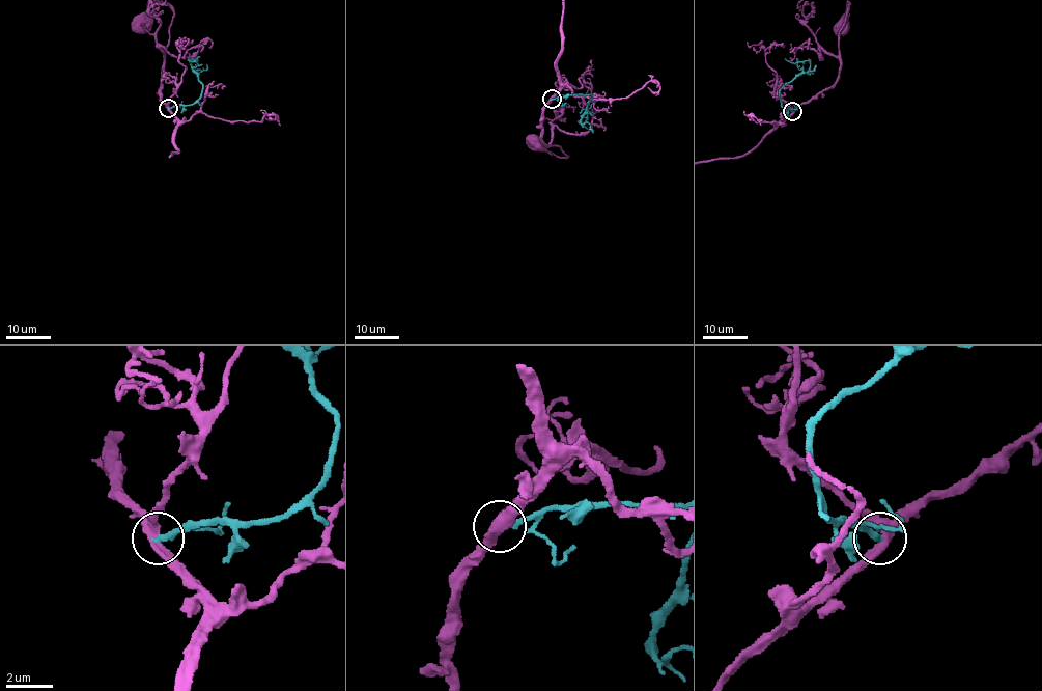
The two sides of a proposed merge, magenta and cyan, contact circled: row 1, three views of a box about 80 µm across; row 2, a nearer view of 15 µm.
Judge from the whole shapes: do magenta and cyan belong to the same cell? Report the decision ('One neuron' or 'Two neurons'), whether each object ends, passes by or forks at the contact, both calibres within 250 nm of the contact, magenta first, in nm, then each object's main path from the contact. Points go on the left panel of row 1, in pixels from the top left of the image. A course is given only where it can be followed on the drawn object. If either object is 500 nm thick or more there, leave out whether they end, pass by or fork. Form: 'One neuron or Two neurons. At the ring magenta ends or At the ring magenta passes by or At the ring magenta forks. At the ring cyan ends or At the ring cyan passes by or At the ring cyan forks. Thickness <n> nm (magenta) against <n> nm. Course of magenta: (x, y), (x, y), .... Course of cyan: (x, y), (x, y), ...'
Two neurons. At the ring magenta forks. At the ring cyan ends. Thickness 340 nm (magenta) against 280 nm. Course of magenta: (168, 108), (161, 100), (161, 88), (172, 9), (164, 3), (155, 3), (140, 26). Course of cyan: (169, 108), (193, 105), (203, 85), (193, 70), (200, 72), (206, 68), (206, 64)

